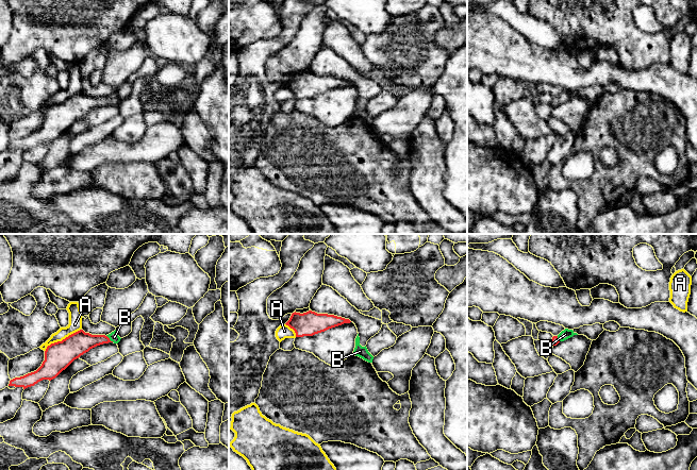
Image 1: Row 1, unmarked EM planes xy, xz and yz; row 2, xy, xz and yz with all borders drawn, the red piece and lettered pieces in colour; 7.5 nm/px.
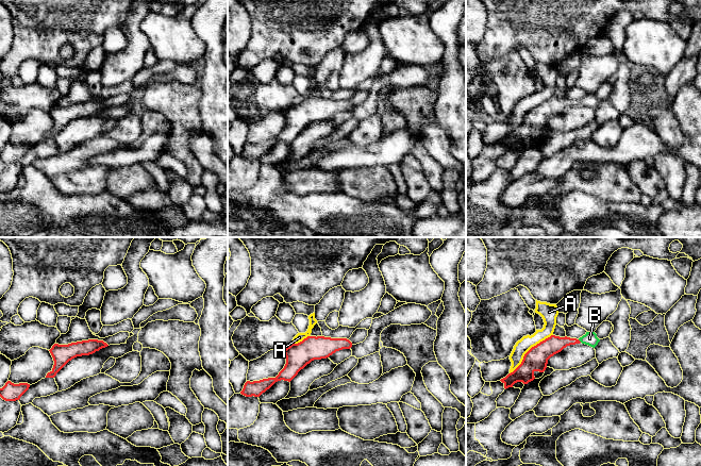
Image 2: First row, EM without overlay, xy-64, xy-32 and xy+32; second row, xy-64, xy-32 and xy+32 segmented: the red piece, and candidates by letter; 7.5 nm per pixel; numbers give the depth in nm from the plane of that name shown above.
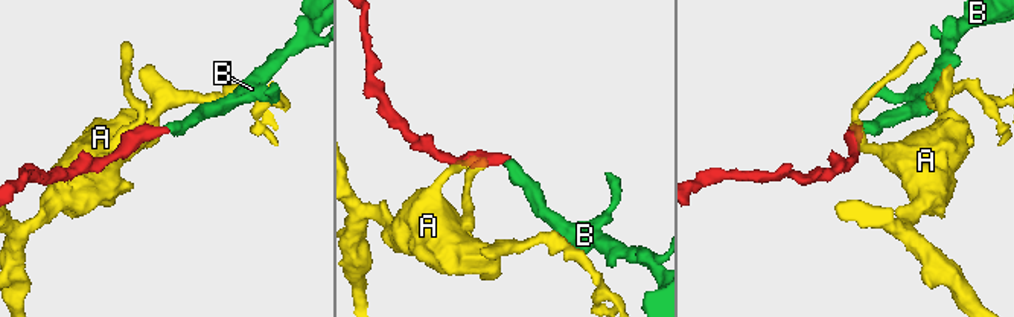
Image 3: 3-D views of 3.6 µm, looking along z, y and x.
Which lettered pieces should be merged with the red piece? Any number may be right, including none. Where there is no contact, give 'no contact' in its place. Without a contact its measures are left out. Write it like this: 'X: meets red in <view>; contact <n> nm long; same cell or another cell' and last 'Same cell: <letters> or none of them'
A: meets red in xy; contact 320 nm long; another cell
B: meets red in xy; contact 80 nm long; same cell
Same cell: B

